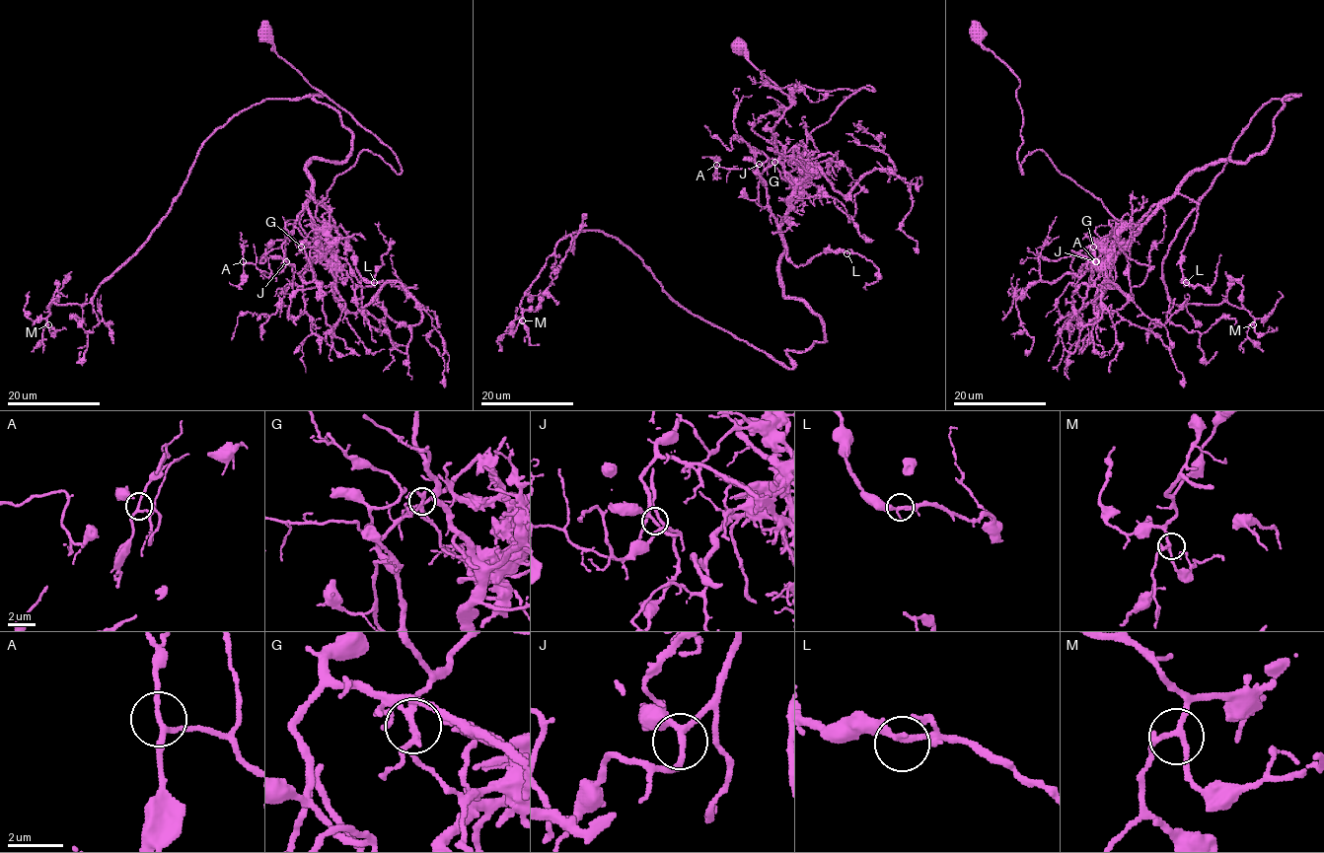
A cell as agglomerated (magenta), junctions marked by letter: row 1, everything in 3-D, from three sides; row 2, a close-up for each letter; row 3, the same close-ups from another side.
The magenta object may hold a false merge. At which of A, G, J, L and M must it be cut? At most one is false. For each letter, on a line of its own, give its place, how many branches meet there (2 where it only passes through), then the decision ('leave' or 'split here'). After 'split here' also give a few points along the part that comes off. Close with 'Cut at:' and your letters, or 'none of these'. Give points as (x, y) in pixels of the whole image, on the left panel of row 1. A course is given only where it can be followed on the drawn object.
A: (243, 261) | 3 | leave
G: (301, 247) | 3 | split here | (301, 247), (326, 223), (316, 207), (363, 150), (397, 174), (402, 167), (275, 52), (263, 21)
J: (286, 261) | 3 | leave
L: (374, 282) | 3 | leave
M: (48, 324) | 3 | leave
Cut at: G

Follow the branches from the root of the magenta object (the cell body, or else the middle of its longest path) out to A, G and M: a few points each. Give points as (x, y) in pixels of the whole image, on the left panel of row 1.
A: (267, 35), (393, 151), (402, 171), (364, 149), (317, 206), (326, 223), (282, 245), (276, 274), (243, 261)
G: (267, 35), (393, 151), (402, 171), (364, 149), (334, 179), (317, 206), (326, 223), (301, 247)
M: (267, 35), (402, 171), (364, 149), (321, 251), (307, 167), (352, 133), (263, 100), (48, 324)

